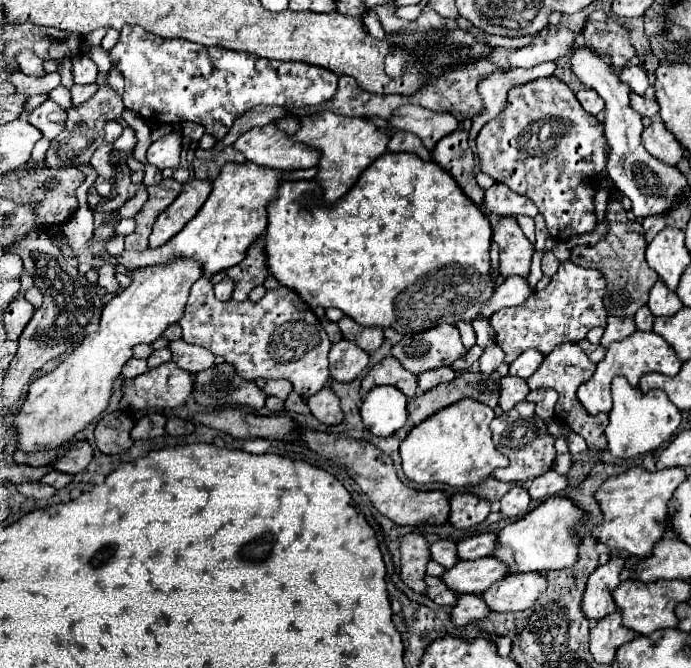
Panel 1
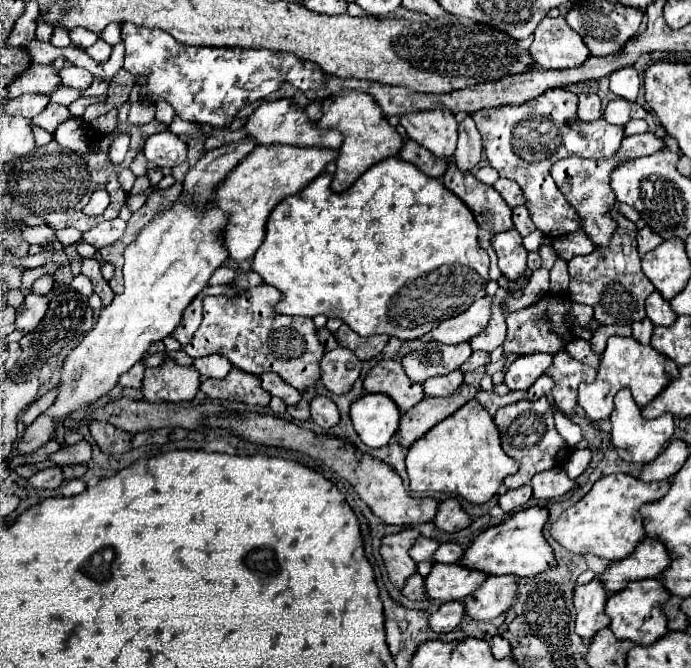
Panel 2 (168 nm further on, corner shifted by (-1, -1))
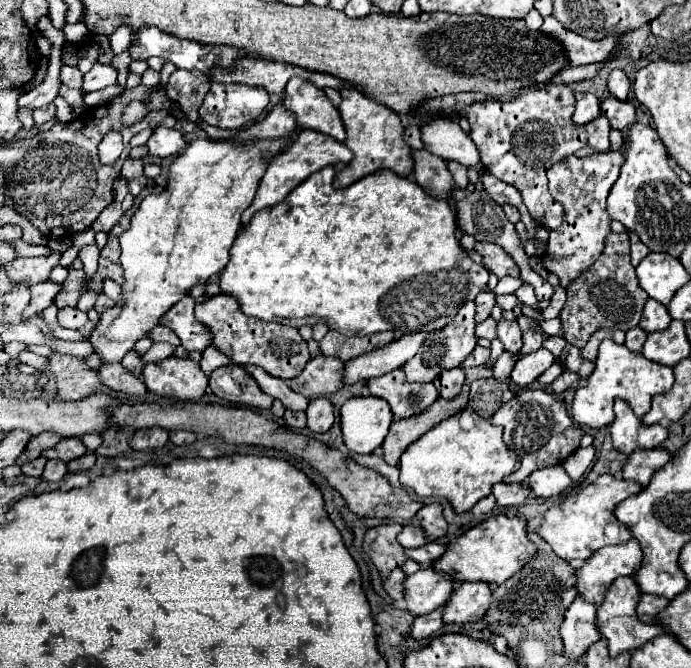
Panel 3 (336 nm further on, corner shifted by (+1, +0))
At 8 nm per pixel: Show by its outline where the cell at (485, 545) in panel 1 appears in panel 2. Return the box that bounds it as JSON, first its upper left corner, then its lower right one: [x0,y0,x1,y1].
[434,542,464,562]

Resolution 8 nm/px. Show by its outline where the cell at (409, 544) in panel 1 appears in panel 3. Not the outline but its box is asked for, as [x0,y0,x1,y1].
[362,523,406,579]

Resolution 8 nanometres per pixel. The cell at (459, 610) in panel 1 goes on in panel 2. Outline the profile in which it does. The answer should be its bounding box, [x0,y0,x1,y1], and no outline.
[430,602,466,632]

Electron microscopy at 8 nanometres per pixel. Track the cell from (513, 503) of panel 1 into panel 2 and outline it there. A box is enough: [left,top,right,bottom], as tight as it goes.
[498,484,532,514]

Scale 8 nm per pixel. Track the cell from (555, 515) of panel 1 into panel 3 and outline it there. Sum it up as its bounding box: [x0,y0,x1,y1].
[432,515,536,585]

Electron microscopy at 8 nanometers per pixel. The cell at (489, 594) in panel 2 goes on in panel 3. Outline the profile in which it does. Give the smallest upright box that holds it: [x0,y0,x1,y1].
[444,583,490,623]

